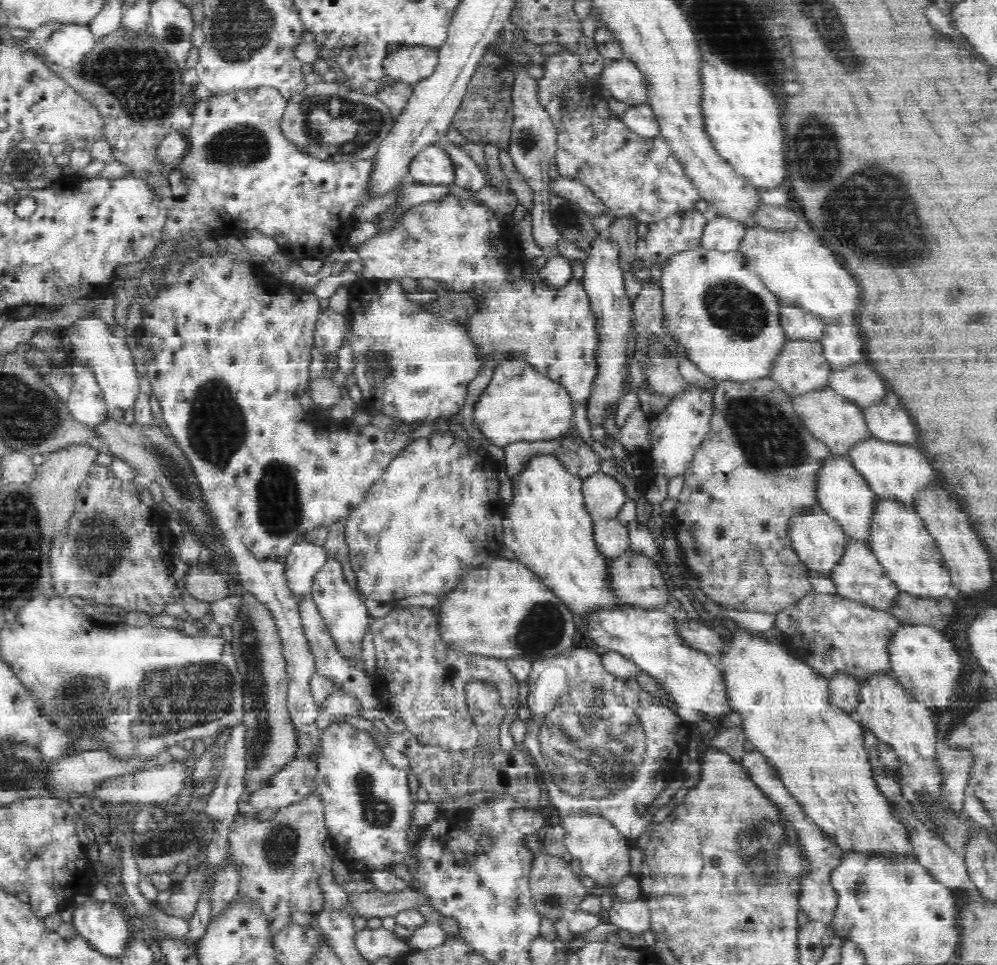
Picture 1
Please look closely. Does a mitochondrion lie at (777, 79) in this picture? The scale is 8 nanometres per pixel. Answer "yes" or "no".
yes

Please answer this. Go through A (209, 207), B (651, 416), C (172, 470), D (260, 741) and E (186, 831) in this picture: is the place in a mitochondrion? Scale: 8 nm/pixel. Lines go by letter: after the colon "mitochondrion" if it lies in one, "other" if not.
A: other
B: other
C: mitochondrion
D: mitochondrion
E: mitochondrion

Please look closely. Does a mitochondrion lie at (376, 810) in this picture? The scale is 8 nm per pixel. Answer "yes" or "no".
yes

